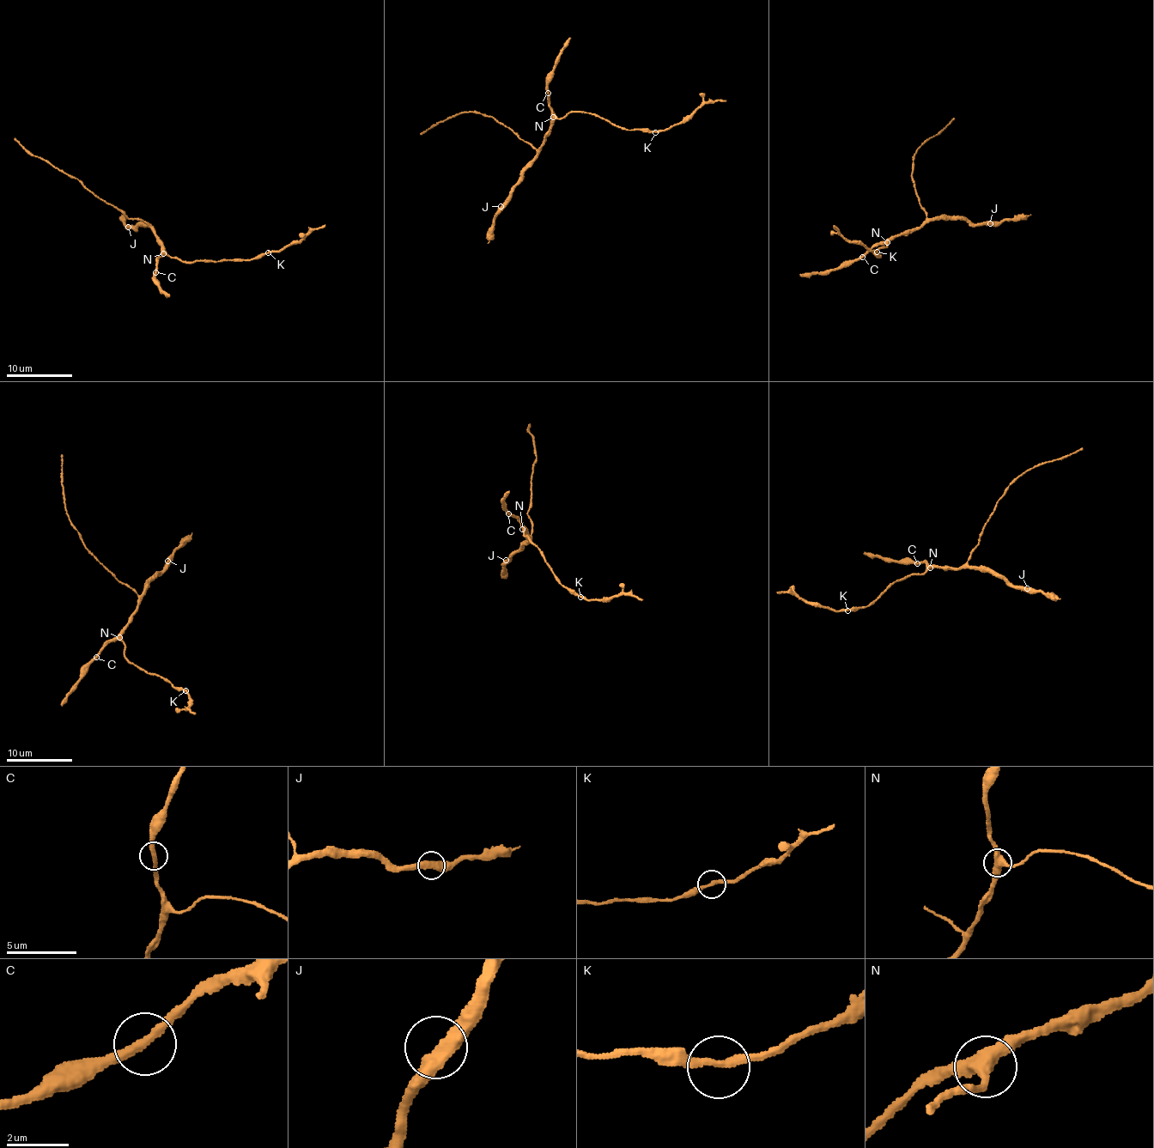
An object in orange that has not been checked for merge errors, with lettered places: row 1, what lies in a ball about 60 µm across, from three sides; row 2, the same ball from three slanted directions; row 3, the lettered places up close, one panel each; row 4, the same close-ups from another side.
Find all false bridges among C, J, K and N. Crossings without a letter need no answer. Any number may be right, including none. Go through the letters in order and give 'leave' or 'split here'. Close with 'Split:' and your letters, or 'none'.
C: leave
J: leave
K: leave
N: leave
Split: none

